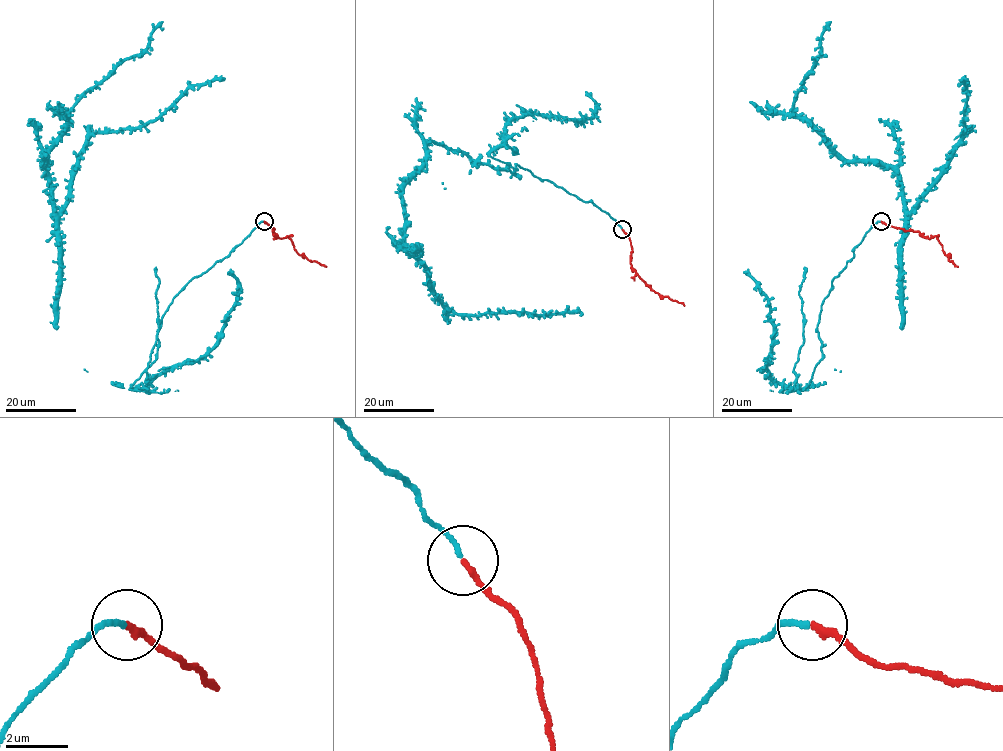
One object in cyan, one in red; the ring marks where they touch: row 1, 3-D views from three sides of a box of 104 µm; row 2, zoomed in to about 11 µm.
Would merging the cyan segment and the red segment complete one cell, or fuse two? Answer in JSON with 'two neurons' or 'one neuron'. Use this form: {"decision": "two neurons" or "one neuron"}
{"decision": "one neuron"}

